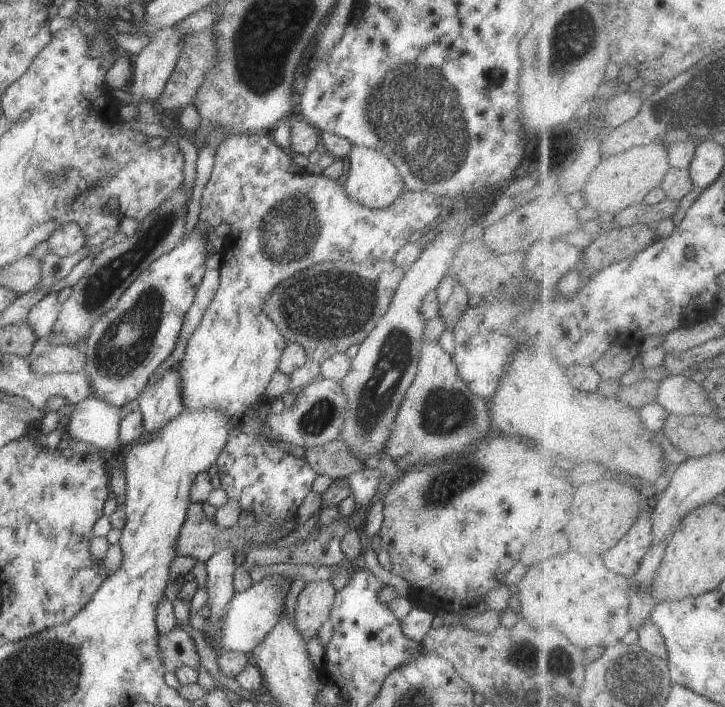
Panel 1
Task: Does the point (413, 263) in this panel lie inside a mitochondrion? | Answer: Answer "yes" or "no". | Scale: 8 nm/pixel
no

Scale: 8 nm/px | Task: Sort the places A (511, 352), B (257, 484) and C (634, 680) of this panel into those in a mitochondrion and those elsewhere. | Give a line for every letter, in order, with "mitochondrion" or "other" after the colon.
A: other
B: other
C: mitochondrion

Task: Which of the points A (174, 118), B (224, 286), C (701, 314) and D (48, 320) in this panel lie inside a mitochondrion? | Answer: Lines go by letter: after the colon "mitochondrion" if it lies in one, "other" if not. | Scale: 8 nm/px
A: other
B: other
C: other
D: other

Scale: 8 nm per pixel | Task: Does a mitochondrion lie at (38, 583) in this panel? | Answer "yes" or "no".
no

